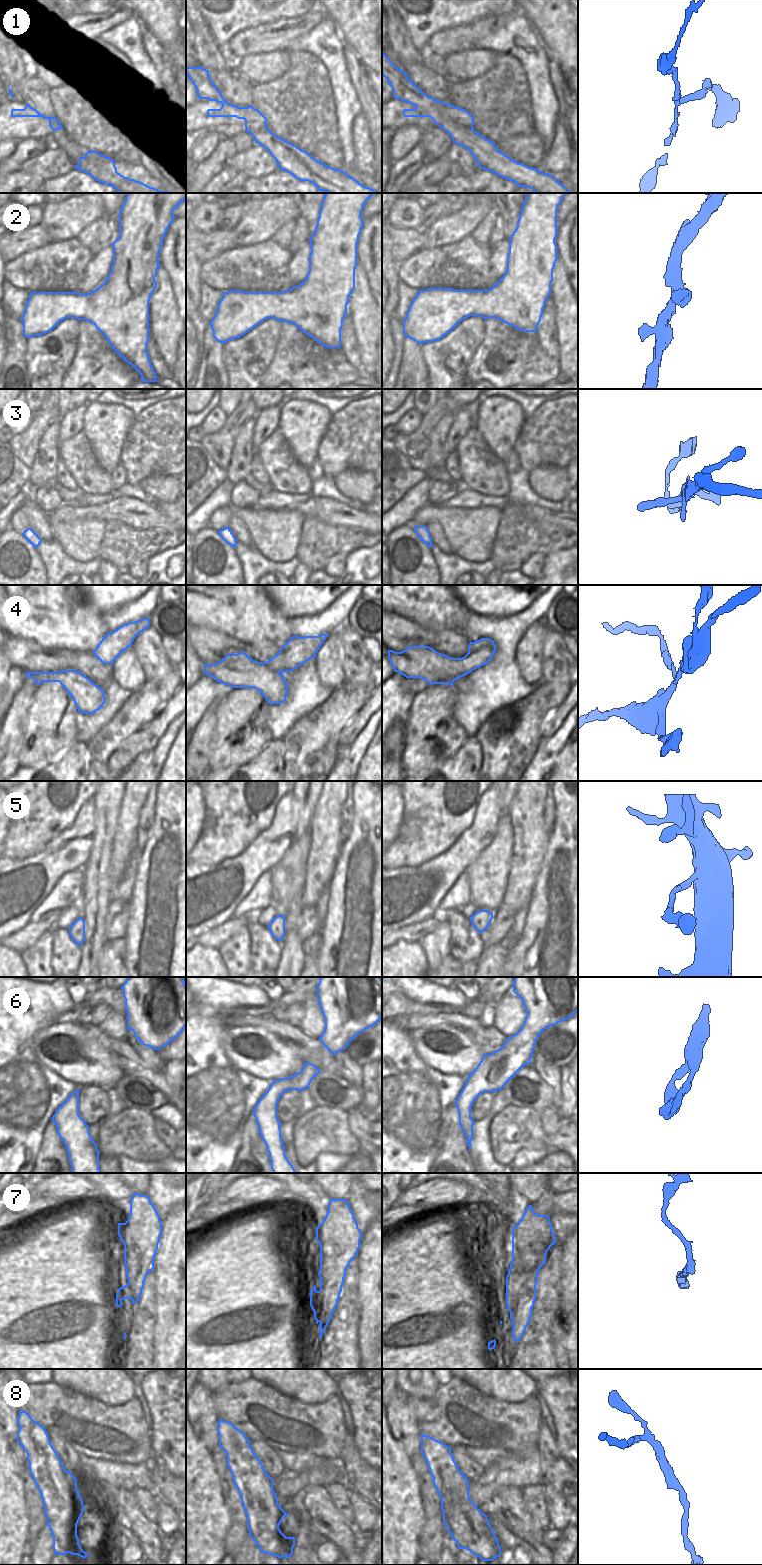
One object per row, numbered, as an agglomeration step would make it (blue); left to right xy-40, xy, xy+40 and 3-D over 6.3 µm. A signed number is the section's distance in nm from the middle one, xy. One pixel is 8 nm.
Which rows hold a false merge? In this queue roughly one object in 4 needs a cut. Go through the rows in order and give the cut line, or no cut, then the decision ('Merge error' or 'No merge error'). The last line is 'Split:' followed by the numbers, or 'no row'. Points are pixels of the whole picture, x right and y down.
1: Split along xy+40 (450, 104), (449, 108), (452, 114), (464, 126), (472, 128). Merge error
2: No split. No merge error
3: No split. No merge error
4: Split along xy+40 (457, 658), (457, 663), (467, 673). Merge error
5: No split. No merge error
6: No split. No merge error
7: Split along xy+40 (537, 1272), (524, 1284), (520, 1292), (512, 1325). Merge error
8: No split. No merge error
Split: 1, 4, 7.

